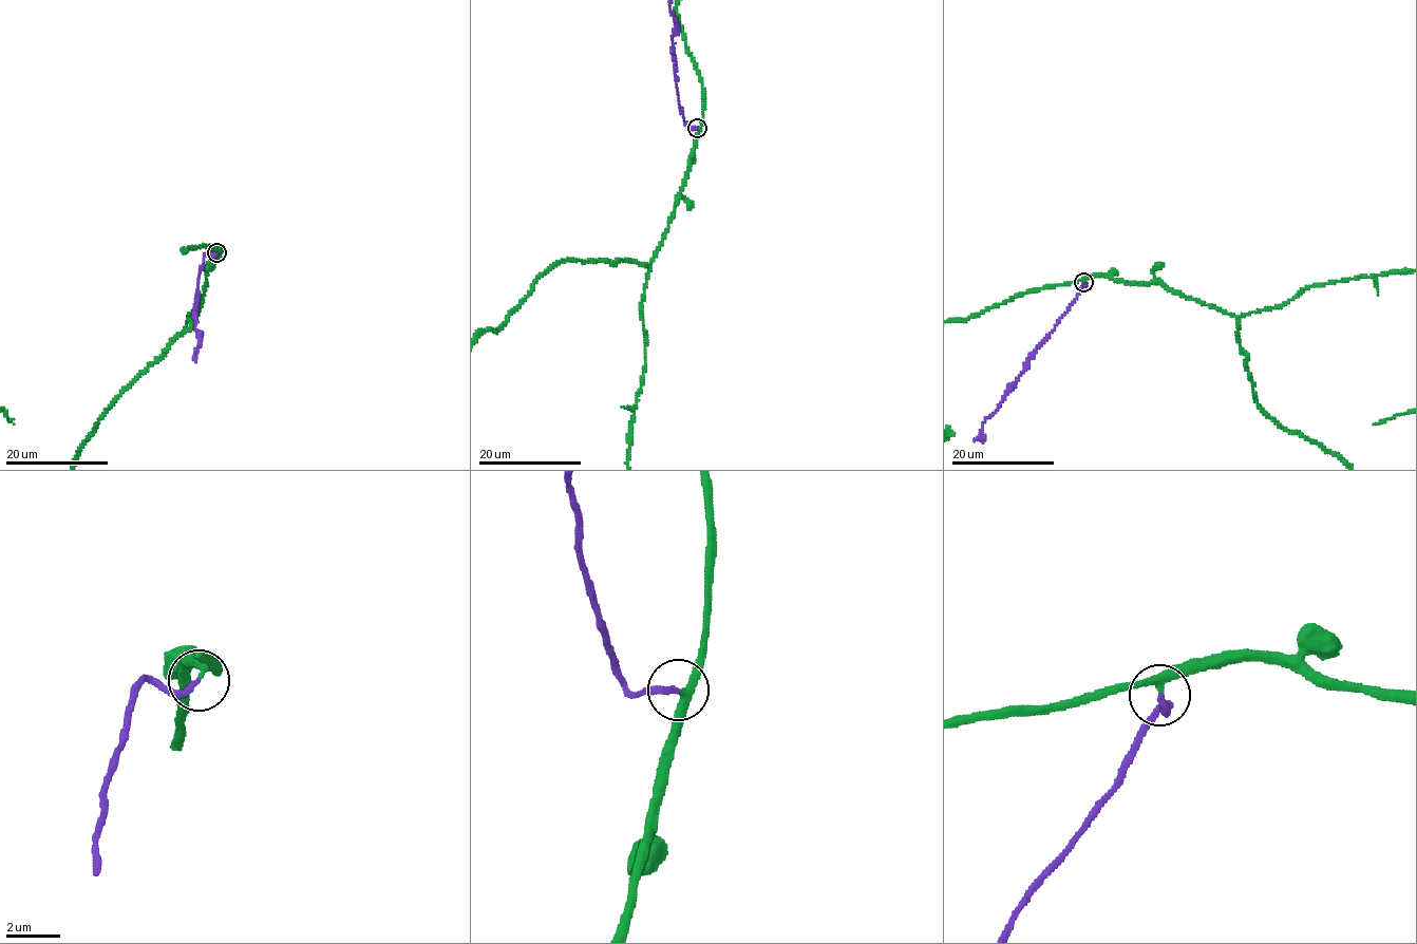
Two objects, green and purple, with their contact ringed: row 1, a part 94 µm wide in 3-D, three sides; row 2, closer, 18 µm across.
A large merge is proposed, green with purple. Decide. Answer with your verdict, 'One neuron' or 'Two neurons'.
One neuron

